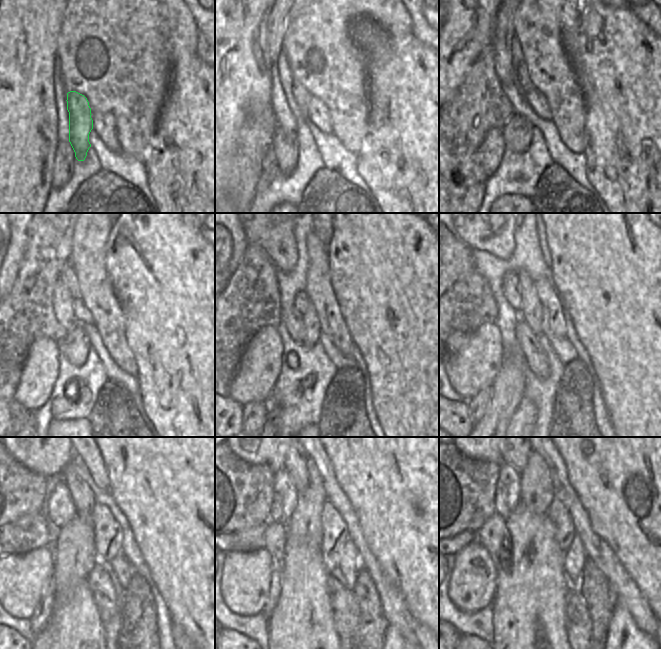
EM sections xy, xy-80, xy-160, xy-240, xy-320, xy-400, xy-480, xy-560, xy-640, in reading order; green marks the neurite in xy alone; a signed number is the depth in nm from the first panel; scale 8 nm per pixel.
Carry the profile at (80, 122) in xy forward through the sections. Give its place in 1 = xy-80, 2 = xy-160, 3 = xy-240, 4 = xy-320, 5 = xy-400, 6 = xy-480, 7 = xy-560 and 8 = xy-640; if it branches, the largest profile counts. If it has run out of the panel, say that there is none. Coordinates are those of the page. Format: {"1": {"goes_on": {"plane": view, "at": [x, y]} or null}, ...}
{"1": {"goes_on": {"plane": "xy-80", "at": [301, 95]}}, "2": {"goes_on": {"plane": "xy-160", "at": [525, 84]}}, "3": {"goes_on": {"plane": "xy-240", "at": [67, 275]}}, "4": {"goes_on": {"plane": "xy-320", "at": [274, 233]}}, "5": {"goes_on": {"plane": "xy-400", "at": [494, 233]}}, "6": {"goes_on": {"plane": "xy-480", "at": [48, 457]}}, "7": {"goes_on": {"plane": "xy-560", "at": [273, 457]}}, "8": {"goes_on": {"plane": "xy-640", "at": [495, 457]}}}

